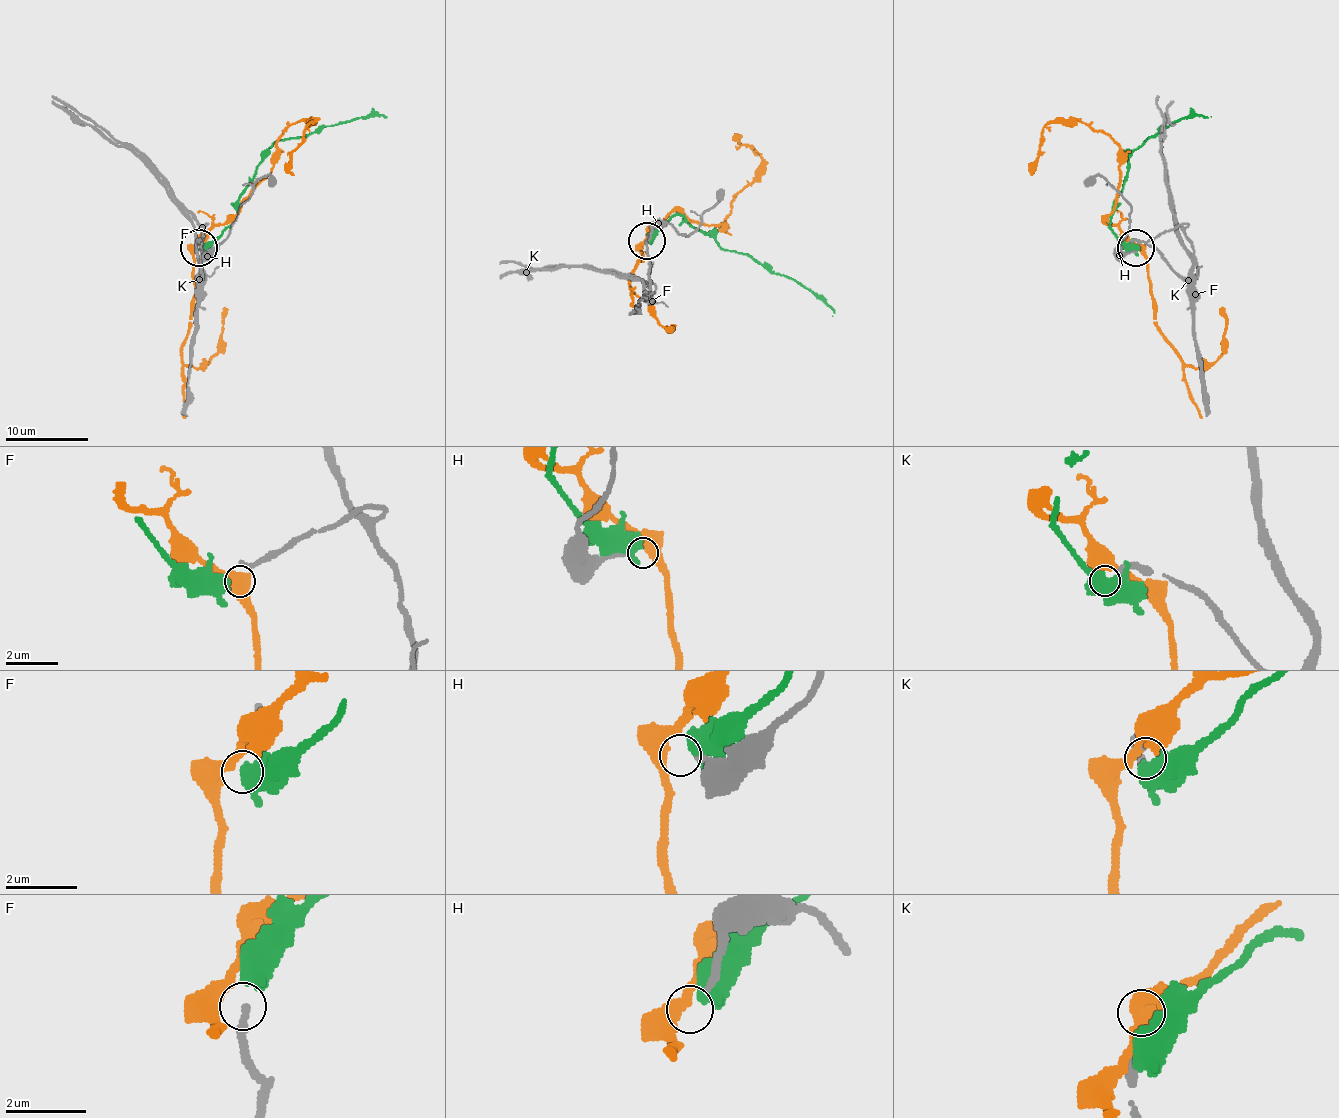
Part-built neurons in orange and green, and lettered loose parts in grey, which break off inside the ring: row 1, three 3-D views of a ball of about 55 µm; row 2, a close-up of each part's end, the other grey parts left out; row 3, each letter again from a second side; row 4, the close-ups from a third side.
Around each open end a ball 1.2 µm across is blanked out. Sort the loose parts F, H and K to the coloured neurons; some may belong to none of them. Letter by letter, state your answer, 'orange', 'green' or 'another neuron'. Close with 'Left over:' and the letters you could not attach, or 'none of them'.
F: green
H: another neuron
K: another neuron
Left over: H, K

